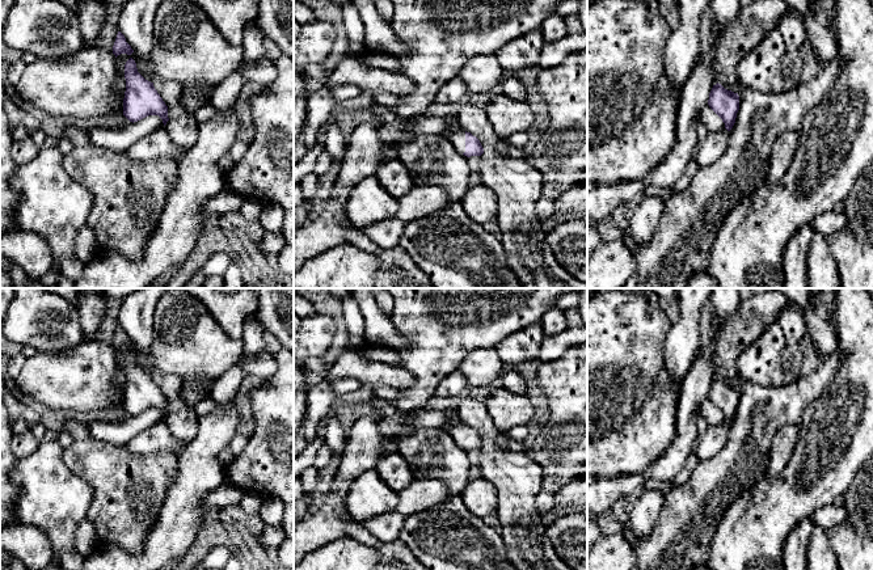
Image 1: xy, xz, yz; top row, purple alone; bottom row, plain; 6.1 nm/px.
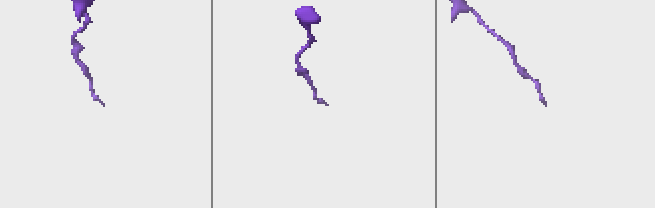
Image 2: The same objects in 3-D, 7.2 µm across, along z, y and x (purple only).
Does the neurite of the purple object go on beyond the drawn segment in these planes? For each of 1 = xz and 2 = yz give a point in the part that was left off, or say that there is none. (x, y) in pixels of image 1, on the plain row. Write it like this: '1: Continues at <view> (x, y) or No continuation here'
1: Continues at xz (458, 433)
2: No continuation here

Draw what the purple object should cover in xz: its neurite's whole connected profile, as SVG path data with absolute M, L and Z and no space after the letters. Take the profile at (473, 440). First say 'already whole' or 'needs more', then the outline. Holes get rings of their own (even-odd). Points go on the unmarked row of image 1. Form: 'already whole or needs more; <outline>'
needs more; M459 423L451 427L448 434L452 436L457 446L467 451L481 449L484 447L484 442L480 434L464 423Z

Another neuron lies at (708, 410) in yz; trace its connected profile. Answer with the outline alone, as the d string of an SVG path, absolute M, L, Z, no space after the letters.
M707 397L700 405L700 414L708 421L709 426L726 423L722 413Z

